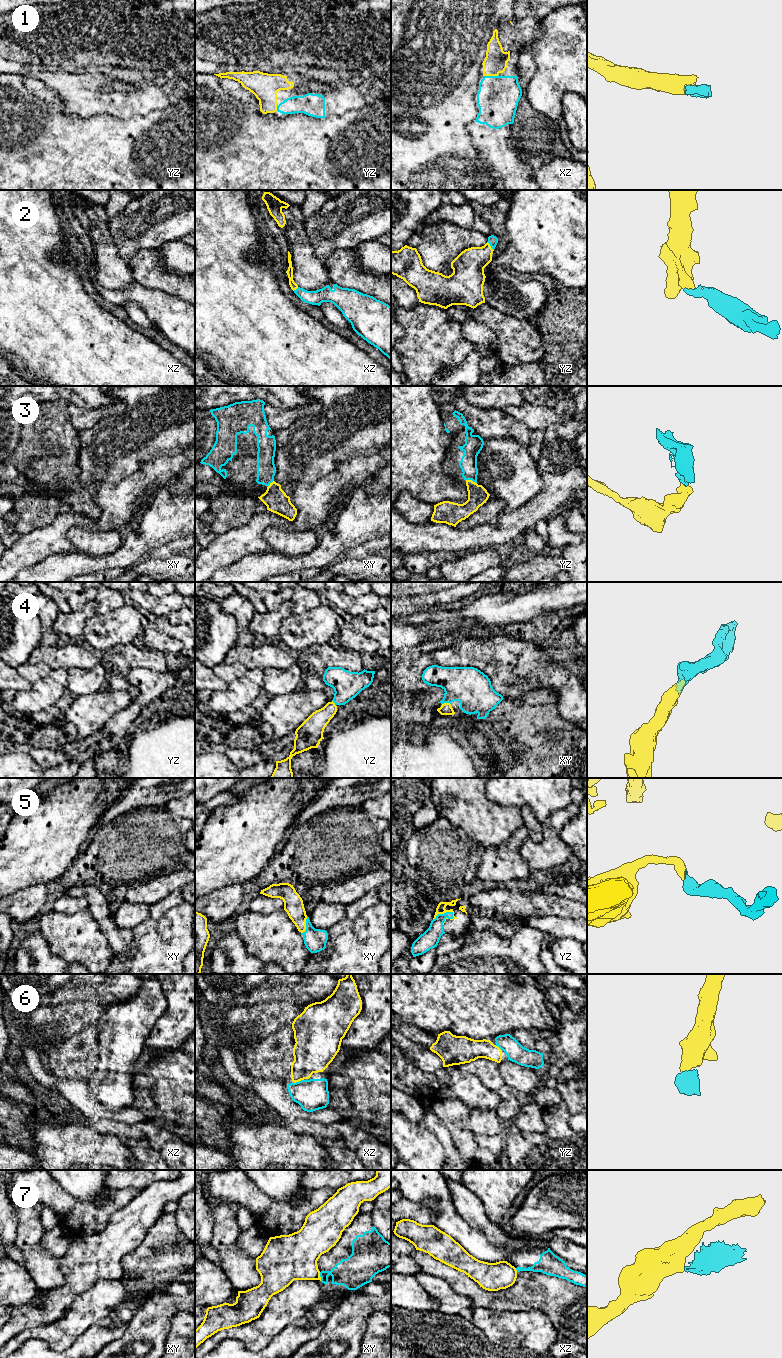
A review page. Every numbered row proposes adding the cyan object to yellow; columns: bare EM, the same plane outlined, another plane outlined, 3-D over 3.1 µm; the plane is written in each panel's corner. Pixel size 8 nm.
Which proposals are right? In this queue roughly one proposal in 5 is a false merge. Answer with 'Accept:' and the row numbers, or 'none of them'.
Accept: 1, 2, 3, 4, 5, 6

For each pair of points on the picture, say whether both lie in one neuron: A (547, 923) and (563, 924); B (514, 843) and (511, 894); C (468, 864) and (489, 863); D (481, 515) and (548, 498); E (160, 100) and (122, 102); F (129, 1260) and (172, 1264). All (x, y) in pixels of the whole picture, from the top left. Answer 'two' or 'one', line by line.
A: one
B: two
C: two
D: two
E: one
F: one

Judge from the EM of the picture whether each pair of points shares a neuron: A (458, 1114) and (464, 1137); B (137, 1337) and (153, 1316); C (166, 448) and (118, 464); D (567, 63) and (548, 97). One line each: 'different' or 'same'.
A: same
B: same
C: same
D: same

